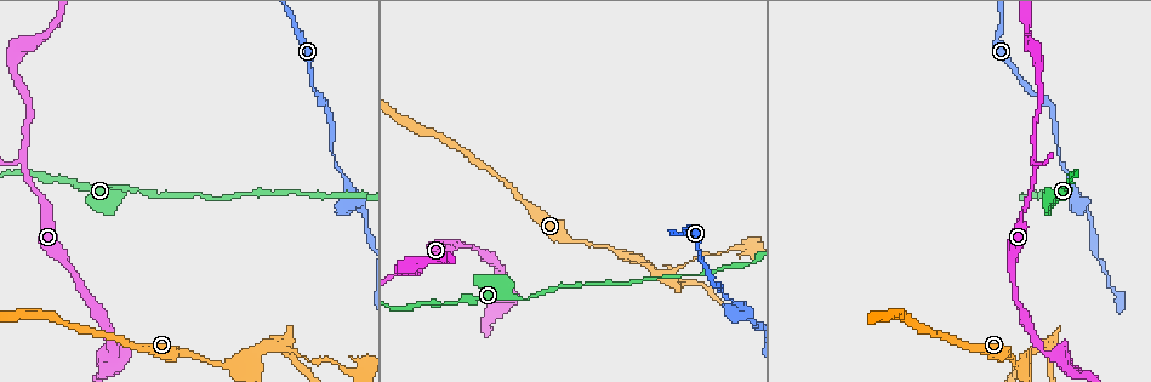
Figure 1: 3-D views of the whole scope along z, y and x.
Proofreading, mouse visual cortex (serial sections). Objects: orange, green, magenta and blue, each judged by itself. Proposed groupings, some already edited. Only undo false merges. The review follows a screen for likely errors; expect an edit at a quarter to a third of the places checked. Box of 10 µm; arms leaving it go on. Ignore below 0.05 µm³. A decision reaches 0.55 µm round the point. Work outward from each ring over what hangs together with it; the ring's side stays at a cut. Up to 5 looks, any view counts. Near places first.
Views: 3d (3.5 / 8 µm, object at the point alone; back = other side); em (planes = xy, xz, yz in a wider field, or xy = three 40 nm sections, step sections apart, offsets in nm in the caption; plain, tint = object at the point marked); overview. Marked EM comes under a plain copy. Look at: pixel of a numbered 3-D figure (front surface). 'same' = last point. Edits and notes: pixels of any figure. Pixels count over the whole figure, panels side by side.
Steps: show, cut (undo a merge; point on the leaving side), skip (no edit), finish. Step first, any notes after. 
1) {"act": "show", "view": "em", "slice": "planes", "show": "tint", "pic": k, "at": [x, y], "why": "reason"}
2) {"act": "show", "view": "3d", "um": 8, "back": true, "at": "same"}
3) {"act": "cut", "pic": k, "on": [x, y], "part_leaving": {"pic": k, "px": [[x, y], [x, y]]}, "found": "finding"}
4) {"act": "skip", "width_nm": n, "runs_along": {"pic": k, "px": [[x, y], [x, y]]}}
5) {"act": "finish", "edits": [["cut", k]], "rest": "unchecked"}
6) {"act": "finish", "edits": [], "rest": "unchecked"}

{"act": "show", "view": "3d", "um": 8, "pic": 1, "at": [742, 308], "why": "arms part here"}

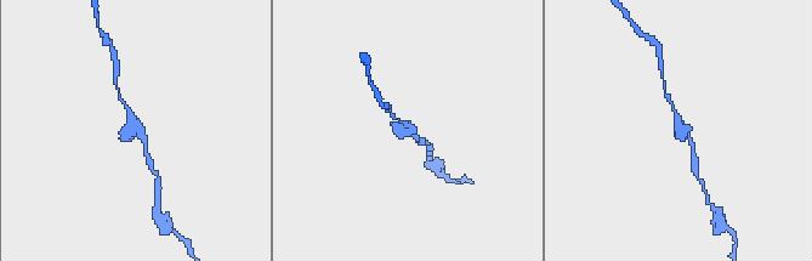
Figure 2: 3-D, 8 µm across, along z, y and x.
{"act": "show", "view": "em", "slice": "xy", "step": 3, "show": "tint", "at": "same"}

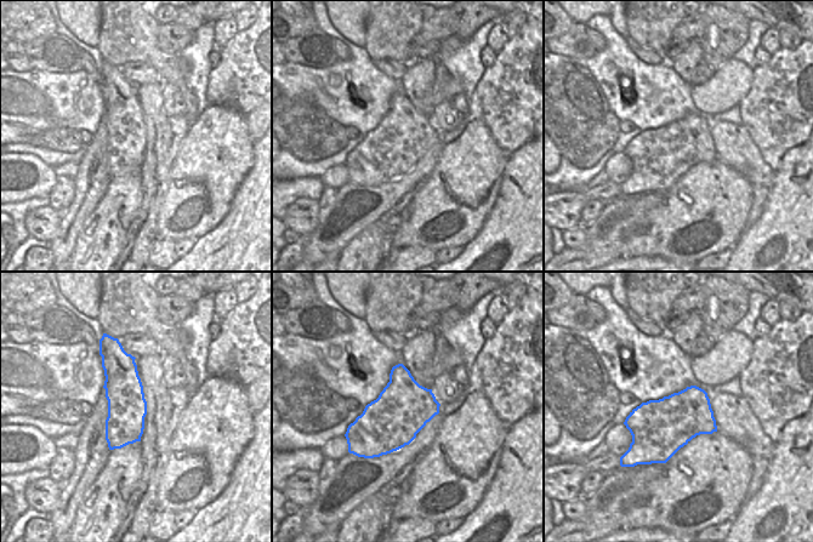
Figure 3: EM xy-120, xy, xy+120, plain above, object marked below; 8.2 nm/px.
{"act": "skip", "runs_along": {"pic": 2, "px": [[120, 98], [145, 135], [146, 153]]}, "found": "continuous, no second cell"}

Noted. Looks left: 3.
{"act": "show", "view": "3d", "um": 3.5, "pic": 1, "at": [277, 346], "why": "thin neck"}

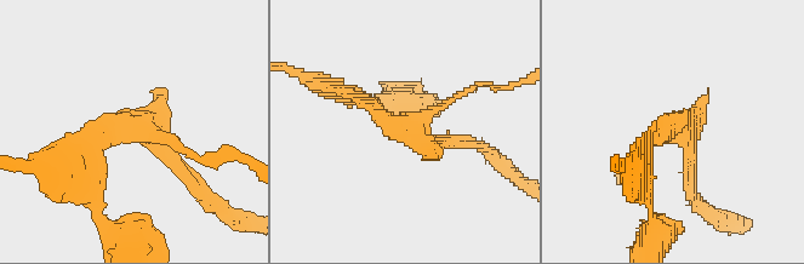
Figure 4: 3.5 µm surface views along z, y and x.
{"act": "show", "view": "em", "slice": "planes", "show": "tint", "pic": 4, "at": [407, 125]}

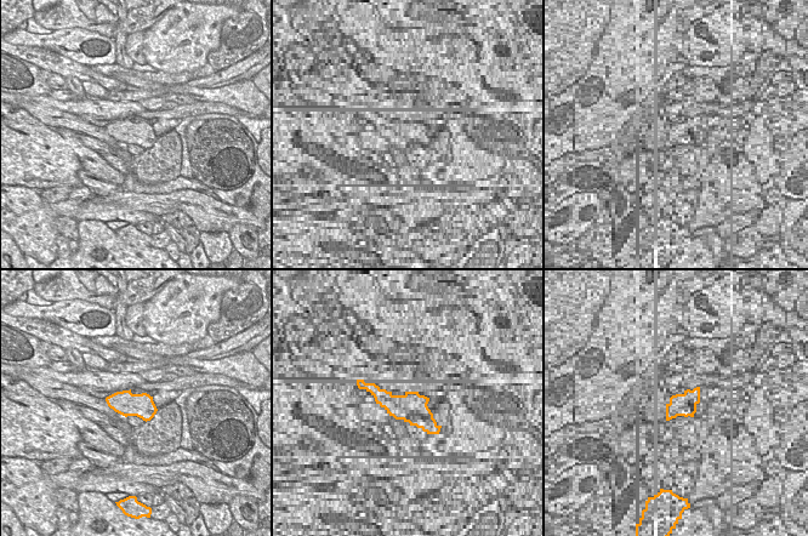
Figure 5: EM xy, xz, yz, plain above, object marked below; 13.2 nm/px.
{"act": "skip", "width_nm": 340, "runs_along": {"pic": 4, "px": [[78, 156], [130, 122], [200, 160]]}, "found": "continuous, no second cell"}

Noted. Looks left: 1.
{"act": "finish", "edits": [], "rest": "unchecked"}

